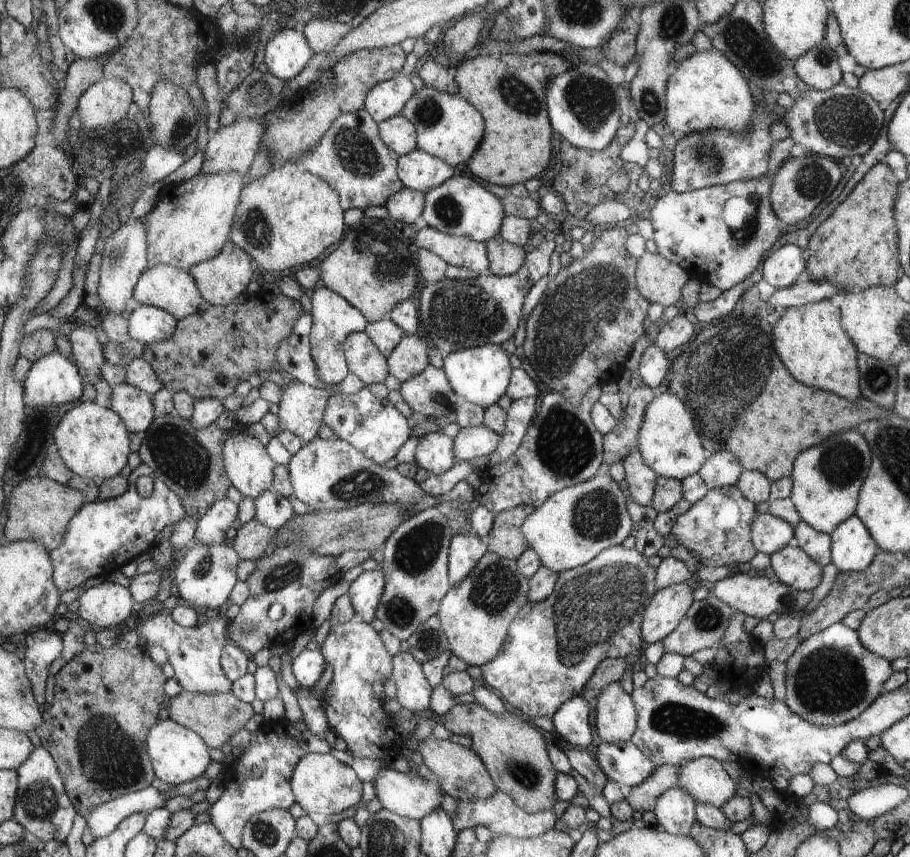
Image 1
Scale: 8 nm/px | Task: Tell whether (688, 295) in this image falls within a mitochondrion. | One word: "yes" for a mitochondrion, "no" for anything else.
no

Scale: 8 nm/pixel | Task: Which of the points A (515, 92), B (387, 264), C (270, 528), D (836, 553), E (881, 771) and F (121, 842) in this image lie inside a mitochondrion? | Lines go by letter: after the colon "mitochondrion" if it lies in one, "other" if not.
A: mitochondrion
B: mitochondrion
C: other
D: other
E: other
F: other

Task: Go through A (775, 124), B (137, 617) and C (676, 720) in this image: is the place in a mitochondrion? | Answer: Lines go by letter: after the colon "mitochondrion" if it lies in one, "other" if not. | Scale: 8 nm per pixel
A: other
B: other
C: mitochondrion

